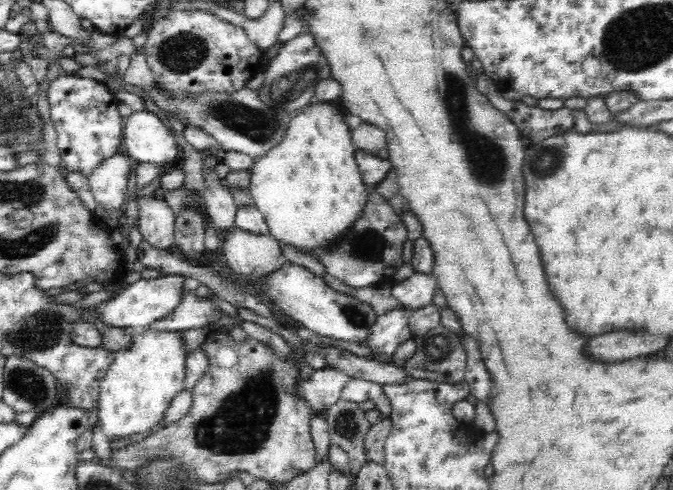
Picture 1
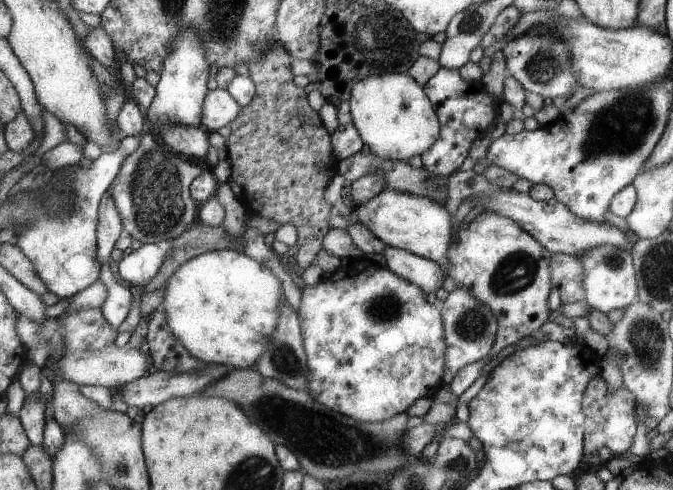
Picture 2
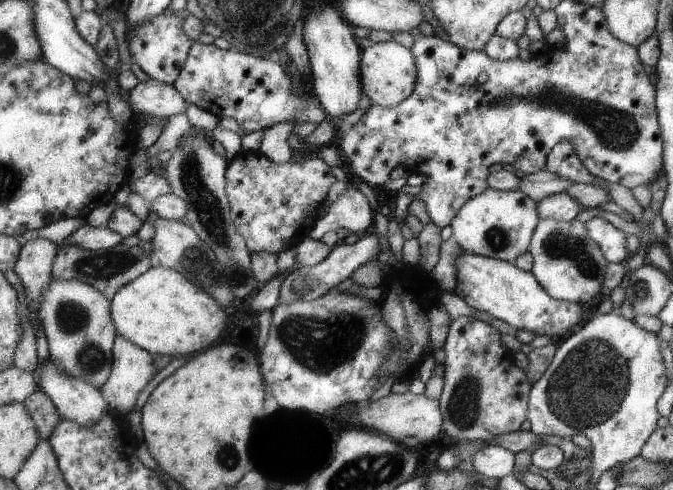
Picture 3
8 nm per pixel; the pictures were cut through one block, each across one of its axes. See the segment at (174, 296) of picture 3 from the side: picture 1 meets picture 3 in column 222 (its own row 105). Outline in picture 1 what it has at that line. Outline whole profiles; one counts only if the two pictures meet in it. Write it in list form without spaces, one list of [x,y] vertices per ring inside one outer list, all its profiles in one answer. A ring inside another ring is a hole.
[[[318,102],[294,112],[282,142],[253,164],[248,186],[257,209],[265,218],[269,234],[279,244],[294,246],[296,251],[312,255],[315,249],[322,246],[326,249],[327,245],[338,241],[338,236],[342,236],[358,216],[362,216],[369,188],[362,180],[355,150],[351,130],[334,106]]]

